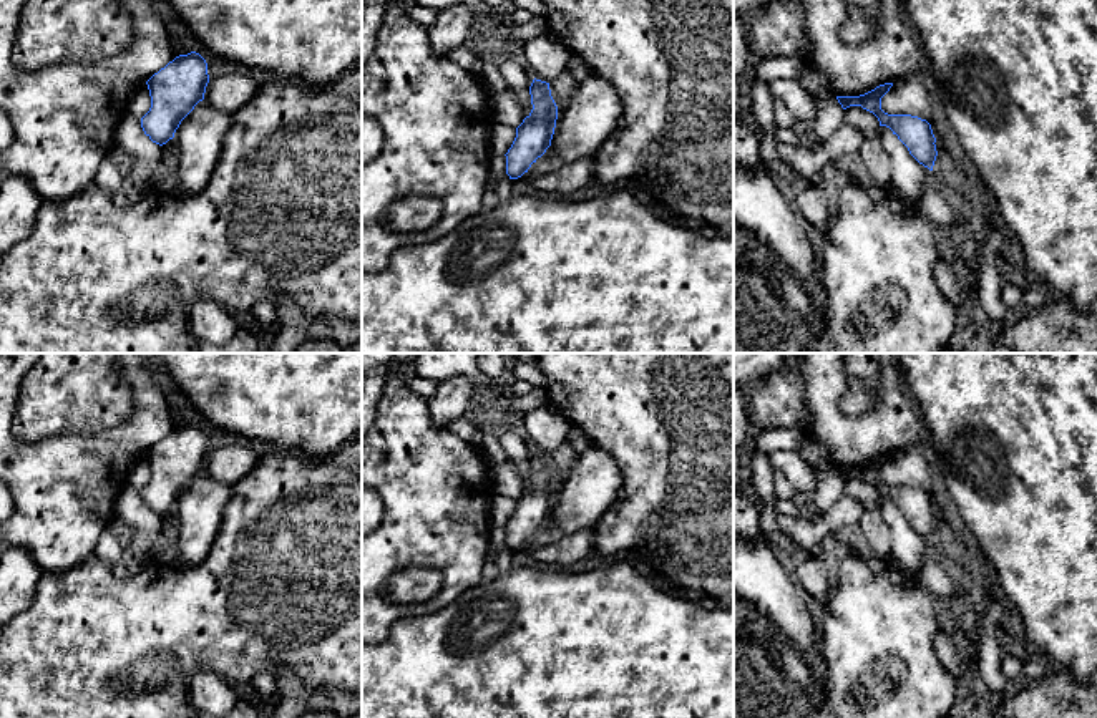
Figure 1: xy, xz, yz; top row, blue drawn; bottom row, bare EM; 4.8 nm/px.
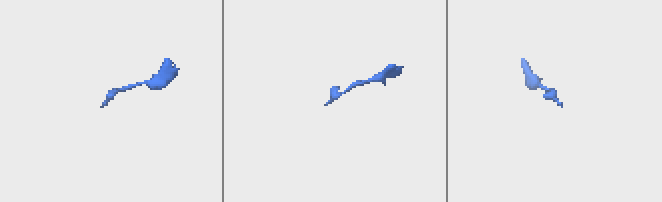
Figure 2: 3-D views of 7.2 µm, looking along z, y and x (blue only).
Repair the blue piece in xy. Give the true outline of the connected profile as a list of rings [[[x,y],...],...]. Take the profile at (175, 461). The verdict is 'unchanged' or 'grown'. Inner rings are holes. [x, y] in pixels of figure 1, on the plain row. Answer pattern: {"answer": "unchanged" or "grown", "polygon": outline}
{"answer": "unchanged", "polygon": [[[191,423],[179,426],[148,453],[151,479],[141,489],[144,506],[163,517],[174,509],[181,492],[204,471],[209,454],[206,431]]]}

